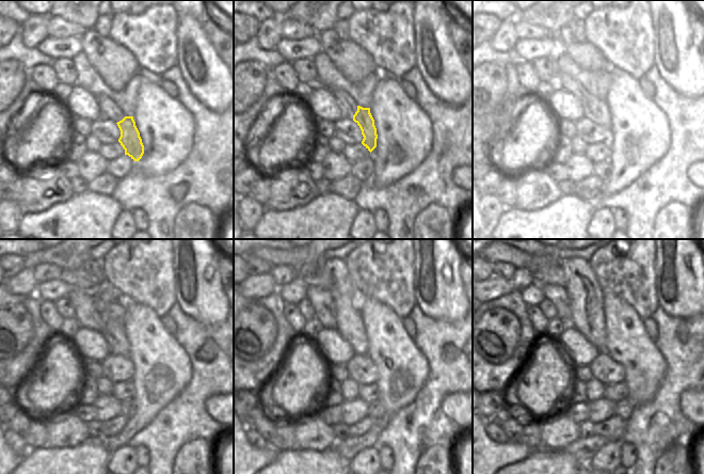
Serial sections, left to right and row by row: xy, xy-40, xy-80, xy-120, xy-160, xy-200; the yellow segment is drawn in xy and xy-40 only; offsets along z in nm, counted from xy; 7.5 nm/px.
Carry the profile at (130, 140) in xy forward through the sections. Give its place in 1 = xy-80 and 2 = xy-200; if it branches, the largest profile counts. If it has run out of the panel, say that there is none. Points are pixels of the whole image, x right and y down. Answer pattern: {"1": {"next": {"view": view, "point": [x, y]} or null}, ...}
{"1": {"next": {"view": "xy-80", "point": [594, 109]}}, "2": {"next": {"view": "xy-200", "point": [585, 294]}}}

